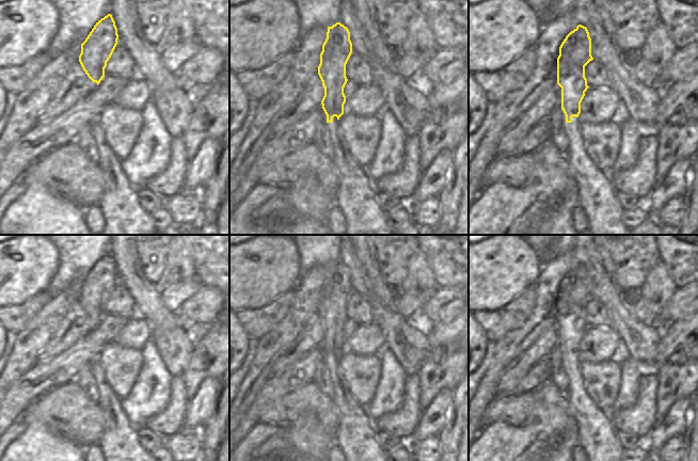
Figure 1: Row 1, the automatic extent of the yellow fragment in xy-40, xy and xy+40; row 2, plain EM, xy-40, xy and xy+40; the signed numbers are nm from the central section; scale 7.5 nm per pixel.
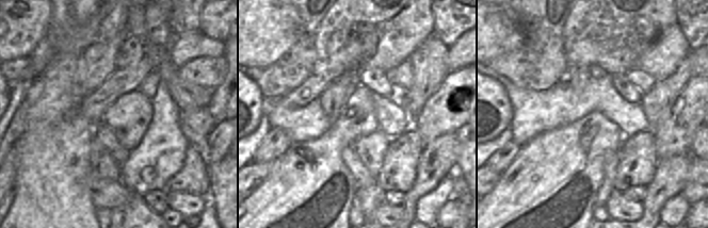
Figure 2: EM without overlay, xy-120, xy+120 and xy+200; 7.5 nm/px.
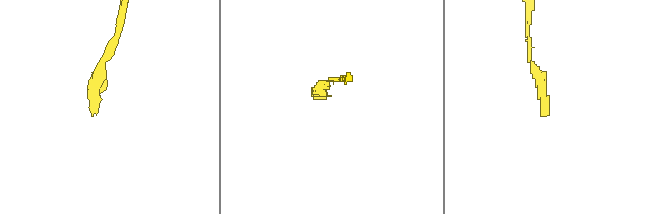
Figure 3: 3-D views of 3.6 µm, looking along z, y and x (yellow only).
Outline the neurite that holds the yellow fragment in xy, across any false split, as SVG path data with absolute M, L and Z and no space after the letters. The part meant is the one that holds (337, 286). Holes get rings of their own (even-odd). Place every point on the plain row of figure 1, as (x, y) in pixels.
M340 261L328 266L318 314L324 327L321 344L333 382L332 400L339 418L339 427L334 435L335 444L342 448L346 461L386 461L386 451L380 446L376 435L378 430L365 407L352 397L339 367L338 359L344 353L346 341L346 303L351 292L352 282L348 267Z

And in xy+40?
M578 264L561 282L557 297L557 323L561 327L561 348L570 380L567 409L578 425L578 446L587 455L587 461L621 461L623 448L617 440L617 430L607 412L589 397L577 357L589 327L585 305L592 299L589 271Z

